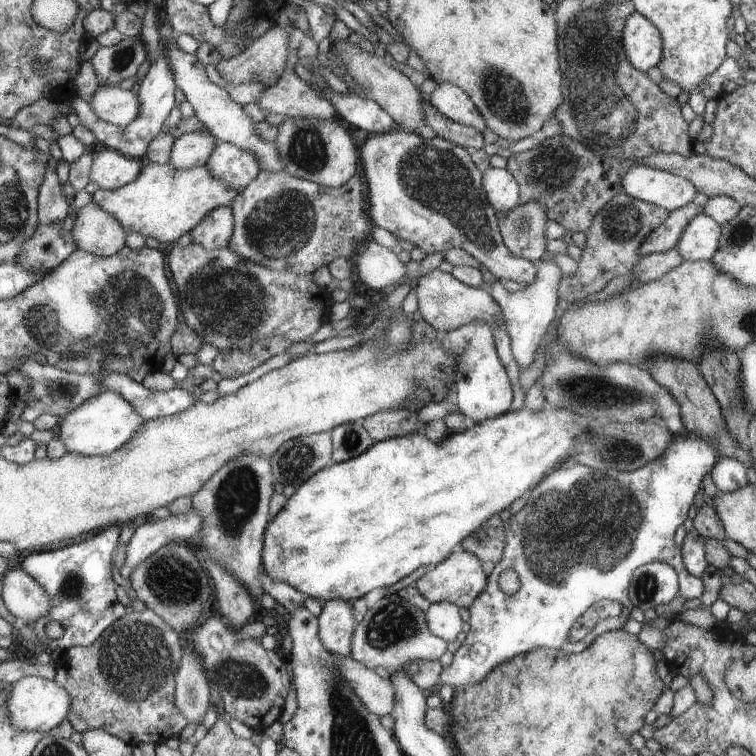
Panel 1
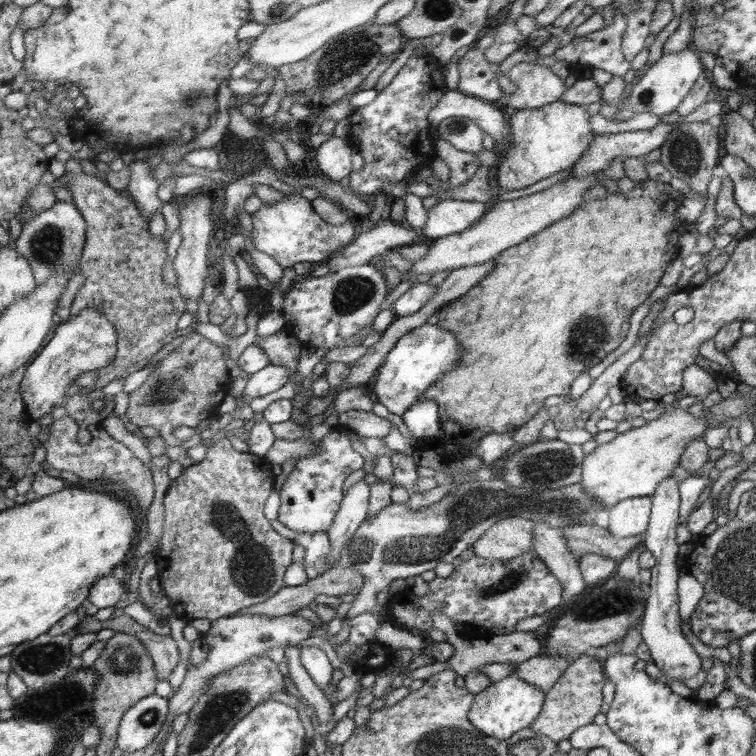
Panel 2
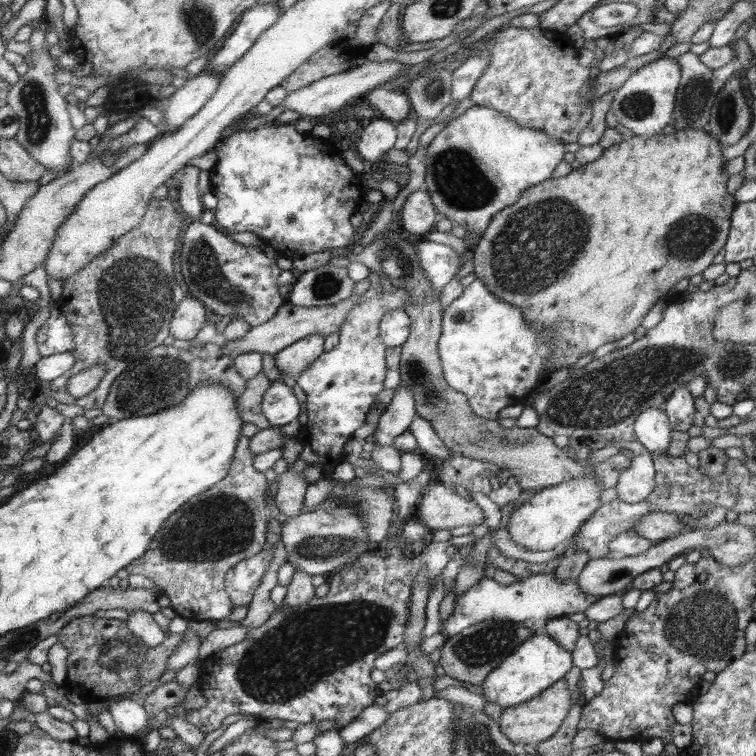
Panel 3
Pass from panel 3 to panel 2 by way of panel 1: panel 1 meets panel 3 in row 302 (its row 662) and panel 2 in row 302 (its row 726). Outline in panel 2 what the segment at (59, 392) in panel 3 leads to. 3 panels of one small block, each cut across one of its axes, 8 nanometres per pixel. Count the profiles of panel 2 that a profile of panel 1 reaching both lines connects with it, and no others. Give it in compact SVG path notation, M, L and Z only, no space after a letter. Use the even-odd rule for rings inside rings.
M73 157L66 160L65 172L69 176L67 190L72 193L74 205L81 211L88 226L88 232L85 234L84 256L81 257L79 264L80 272L84 274L86 281L78 289L70 312L75 315L81 310L96 307L106 315L106 318L109 318L118 334L116 360L110 366L105 366L104 369L80 374L74 382L78 386L90 386L90 388L98 389L106 386L112 379L124 379L129 374L144 369L164 348L165 344L162 344L162 338L176 331L176 322L184 314L186 304L184 304L184 298L180 296L179 288L174 285L166 285L162 280L162 270L167 256L167 241L161 236L151 237L148 234L148 220L145 220L145 215L140 214L139 208L134 205L130 196L121 194L119 190L110 187L96 176L84 173L78 159Z

